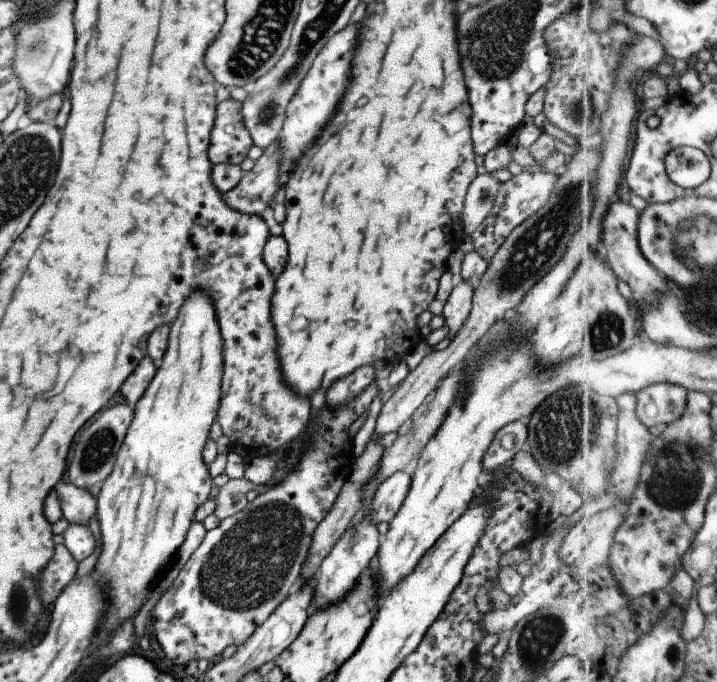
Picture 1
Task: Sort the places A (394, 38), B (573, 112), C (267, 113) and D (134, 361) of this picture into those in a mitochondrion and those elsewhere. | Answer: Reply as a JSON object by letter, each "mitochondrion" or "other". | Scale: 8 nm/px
{"A":"other","B":"mitochondrion","C":"mitochondrion","D":"other"}

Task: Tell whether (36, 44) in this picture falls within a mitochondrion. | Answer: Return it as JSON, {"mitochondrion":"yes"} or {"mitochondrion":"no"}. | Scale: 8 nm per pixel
{"mitochondrion":"yes"}

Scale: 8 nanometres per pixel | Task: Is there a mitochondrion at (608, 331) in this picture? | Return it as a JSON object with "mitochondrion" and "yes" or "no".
{"mitochondrion":"yes"}

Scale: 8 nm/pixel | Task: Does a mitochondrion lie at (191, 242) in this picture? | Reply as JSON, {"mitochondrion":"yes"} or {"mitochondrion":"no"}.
{"mitochondrion":"no"}

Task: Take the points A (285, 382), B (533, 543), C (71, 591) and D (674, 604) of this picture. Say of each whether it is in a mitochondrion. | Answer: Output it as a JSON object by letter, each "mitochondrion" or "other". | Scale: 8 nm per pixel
{"A":"other","B":"other","C":"other","D":"other"}

